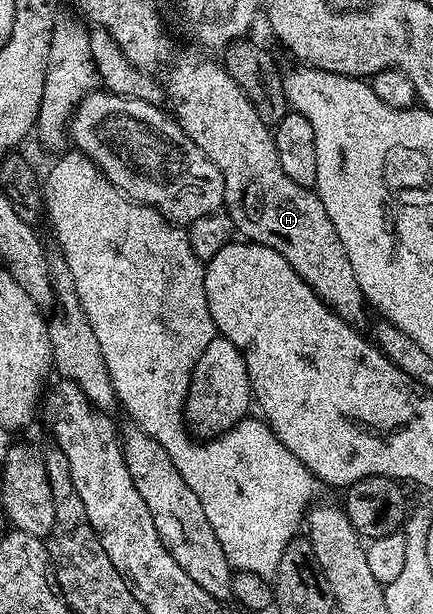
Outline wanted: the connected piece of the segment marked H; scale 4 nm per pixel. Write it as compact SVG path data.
M181 58L167 74L167 98L171 101L172 107L170 106L170 109L173 111L173 117L179 123L183 132L191 137L193 144L197 144L197 148L201 148L201 152L205 152L205 156L209 156L209 160L213 160L213 164L217 164L217 168L223 174L225 213L237 223L238 233L244 239L281 252L281 256L285 256L285 260L289 260L291 267L301 276L301 280L305 280L305 284L309 284L313 288L315 295L341 320L352 324L360 324L359 322L365 321L367 314L369 315L367 299L364 298L361 288L357 284L357 276L353 276L353 264L349 264L349 256L345 256L345 244L341 244L341 236L337 236L337 228L333 228L333 220L329 220L329 212L325 212L325 204L321 204L321 200L314 189L301 184L293 184L293 180L289 180L289 176L285 176L285 172L281 168L281 160L277 160L277 148L275 147L275 136L272 127L265 125L261 120L261 116L257 116L253 104L249 104L245 92L231 79L229 72L223 69L218 61L206 62L203 58L195 60Z

